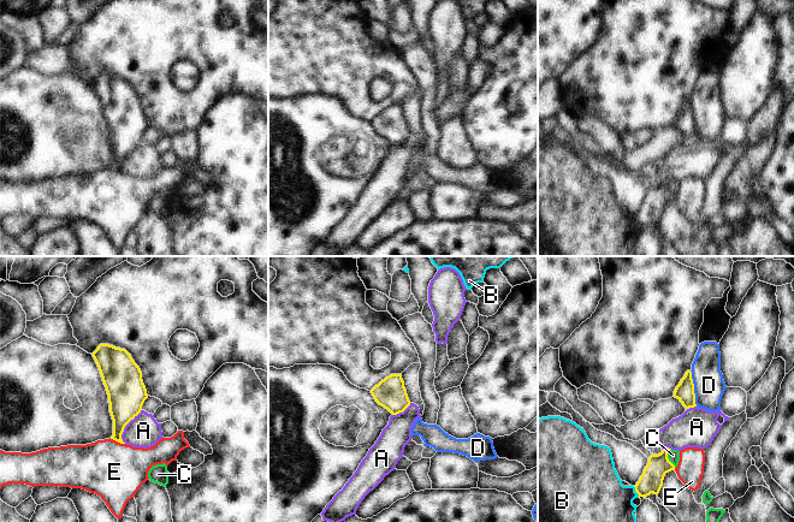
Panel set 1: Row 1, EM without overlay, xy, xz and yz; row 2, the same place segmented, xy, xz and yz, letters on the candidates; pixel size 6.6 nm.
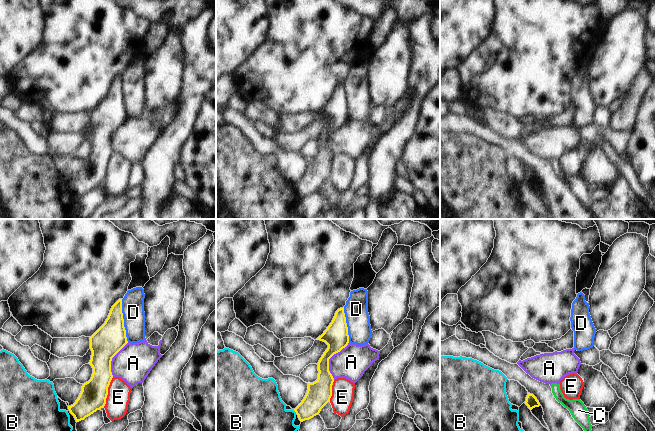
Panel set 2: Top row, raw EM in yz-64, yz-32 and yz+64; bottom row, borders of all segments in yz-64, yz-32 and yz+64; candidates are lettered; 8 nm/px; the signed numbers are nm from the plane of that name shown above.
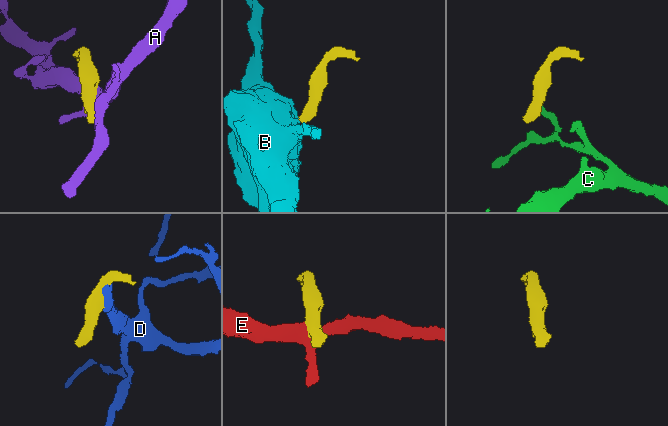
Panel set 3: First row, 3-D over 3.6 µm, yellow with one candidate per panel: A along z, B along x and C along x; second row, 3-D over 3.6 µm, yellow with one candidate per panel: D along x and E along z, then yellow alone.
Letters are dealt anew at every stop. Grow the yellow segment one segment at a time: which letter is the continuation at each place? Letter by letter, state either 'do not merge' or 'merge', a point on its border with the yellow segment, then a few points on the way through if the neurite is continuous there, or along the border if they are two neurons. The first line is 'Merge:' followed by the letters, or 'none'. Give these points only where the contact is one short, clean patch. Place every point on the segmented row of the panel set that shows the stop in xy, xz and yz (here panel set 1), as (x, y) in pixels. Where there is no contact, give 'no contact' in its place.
Merge: none
A: do not merge | xy (125, 425) | along xy (141, 409), (125, 426), (122, 434), (124, 443)
B: do not merge | yz (635, 488) | along yz (633, 486), (635, 490)
C: do not merge | yz (668, 458) | along yz (670, 449), (668, 460), (675, 467)
D: do not merge | yz (693, 389)
E: do not merge | xy (117, 440) | along xy (110, 438), (124, 444)

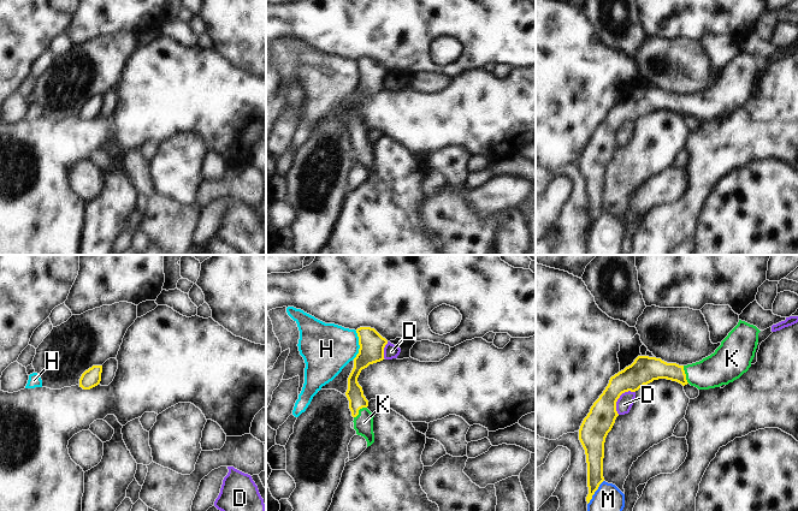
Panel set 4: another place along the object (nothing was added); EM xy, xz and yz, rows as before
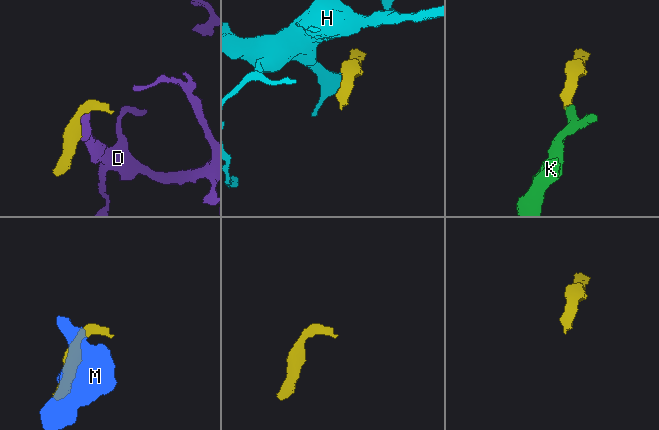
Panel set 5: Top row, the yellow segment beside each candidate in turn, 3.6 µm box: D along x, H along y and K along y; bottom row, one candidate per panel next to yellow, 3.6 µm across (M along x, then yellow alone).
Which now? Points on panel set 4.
Merge: K
D: do not merge | yz (619, 397)
H: do not merge | xz (359, 344) | along xz (356, 331), (359, 349), (353, 358)
K: merge | yz (685, 374) | across yz (649, 368), (685, 374), (707, 374), (720, 368)
M: do not merge | yz (595, 491) | along yz (603, 480), (587, 504)

